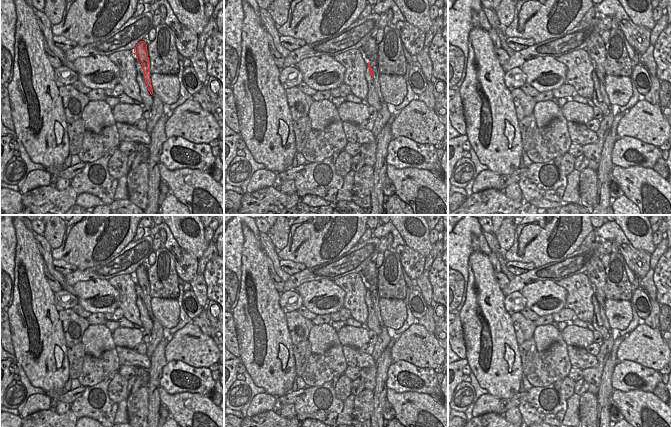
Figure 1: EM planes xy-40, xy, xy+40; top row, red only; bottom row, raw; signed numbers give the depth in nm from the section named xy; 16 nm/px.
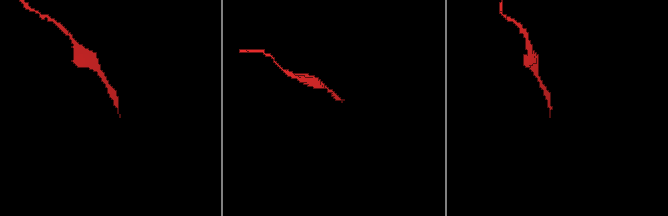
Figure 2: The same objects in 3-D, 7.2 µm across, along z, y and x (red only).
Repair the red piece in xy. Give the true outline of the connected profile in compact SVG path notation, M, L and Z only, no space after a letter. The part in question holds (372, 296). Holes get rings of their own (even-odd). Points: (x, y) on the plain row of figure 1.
M368 286L368 291L370 292L370 297L371 297L371 300L372 300L373 305L374 305L374 310L375 310L377 320L378 320L380 326L382 327L384 325L383 325L382 317L380 315L380 307L379 307L379 299L380 299L380 297L378 295L377 288Z

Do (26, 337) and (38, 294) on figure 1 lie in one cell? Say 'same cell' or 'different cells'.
same cell

